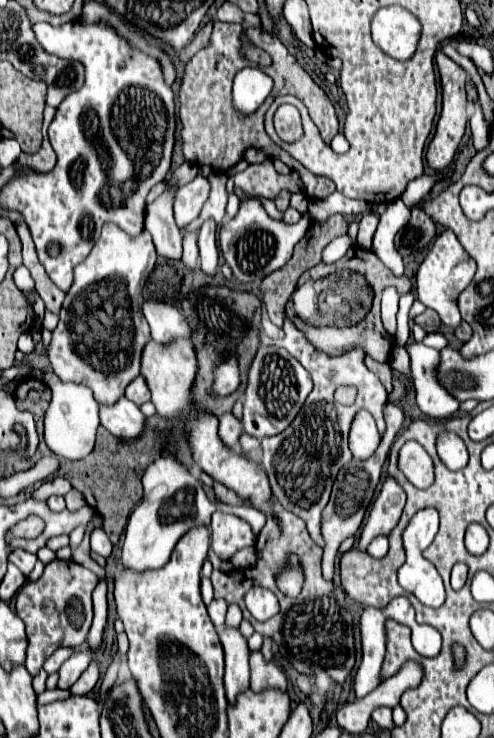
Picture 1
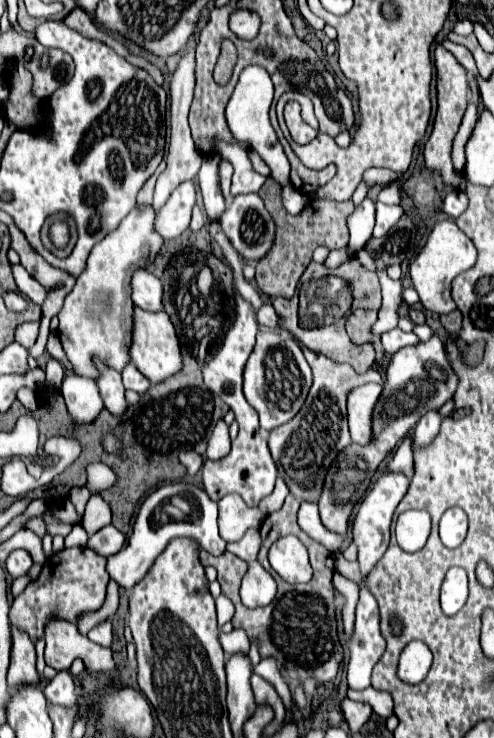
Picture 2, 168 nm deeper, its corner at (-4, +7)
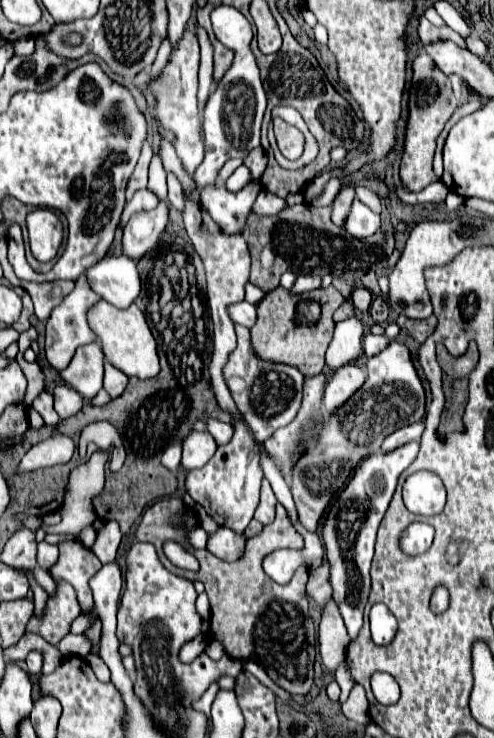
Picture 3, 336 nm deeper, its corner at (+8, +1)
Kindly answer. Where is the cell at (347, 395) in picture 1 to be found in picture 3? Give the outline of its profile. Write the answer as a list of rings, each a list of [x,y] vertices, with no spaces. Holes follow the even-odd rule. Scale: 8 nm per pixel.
[[[278,286],[276,290],[268,292],[264,296],[264,300],[258,304],[258,320],[252,326],[252,350],[254,350],[254,354],[258,358],[268,360],[268,362],[280,362],[280,364],[296,366],[306,378],[320,374],[326,368],[324,354],[326,354],[326,348],[328,348],[333,337],[335,327],[333,314],[342,302],[344,302],[344,296],[334,286],[328,286],[324,290],[304,292],[298,296],[292,296],[292,294],[288,294],[288,290]],[[304,296],[306,296],[306,300],[304,300]],[[296,306],[298,306],[298,310],[296,310]],[[320,308],[322,308],[322,314],[320,314]],[[294,312],[296,312],[298,324],[314,324],[316,320],[318,322],[314,326],[306,326],[306,328],[296,326]]]

